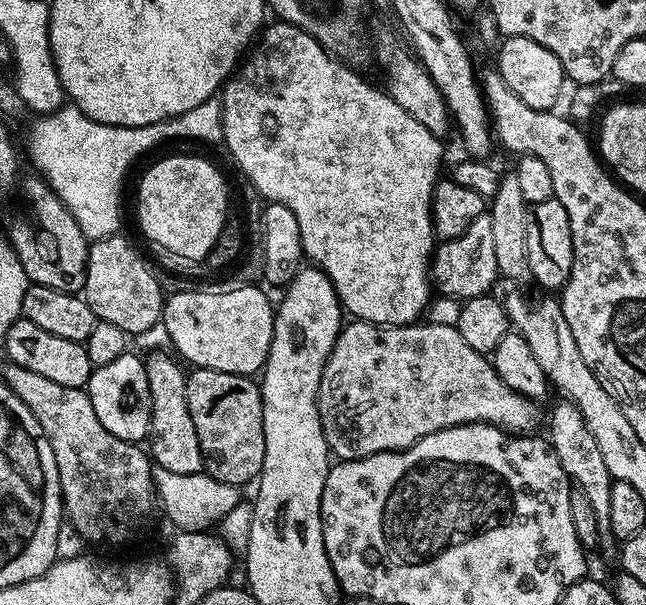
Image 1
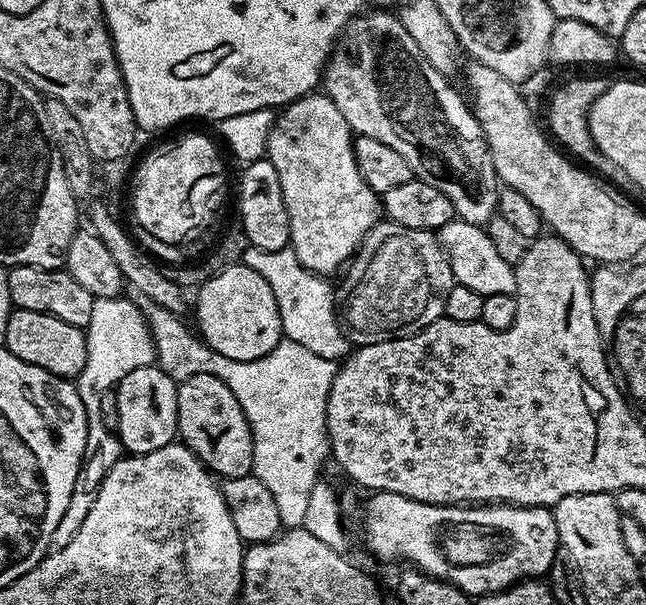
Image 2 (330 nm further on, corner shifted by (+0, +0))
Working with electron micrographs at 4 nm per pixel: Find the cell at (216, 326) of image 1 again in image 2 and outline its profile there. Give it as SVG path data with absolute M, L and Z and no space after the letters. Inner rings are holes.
M243 262L232 264L217 276L210 277L200 285L195 296L198 335L209 348L227 360L257 360L280 344L282 321L274 290L270 290L270 282L266 282L262 274L250 270Z

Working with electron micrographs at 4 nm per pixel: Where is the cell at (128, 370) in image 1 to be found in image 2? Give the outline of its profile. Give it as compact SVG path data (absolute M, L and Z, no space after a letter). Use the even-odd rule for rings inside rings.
M158 366L139 368L115 387L118 400L118 426L123 451L141 456L173 443L177 439L176 430L176 390L178 384Z

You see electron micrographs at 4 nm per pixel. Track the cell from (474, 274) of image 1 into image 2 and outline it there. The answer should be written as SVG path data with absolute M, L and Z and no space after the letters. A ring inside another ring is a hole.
M381 222L364 235L362 255L351 268L352 273L348 276L348 297L342 300L342 320L353 345L373 344L409 336L444 316L446 294L450 294L454 281L448 256L440 245L436 232L410 230L406 226Z

